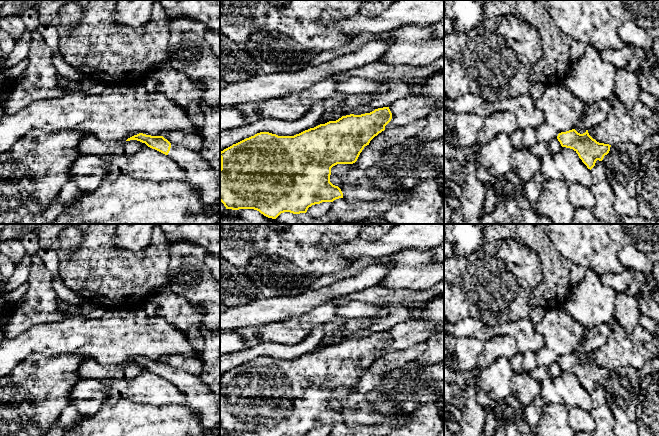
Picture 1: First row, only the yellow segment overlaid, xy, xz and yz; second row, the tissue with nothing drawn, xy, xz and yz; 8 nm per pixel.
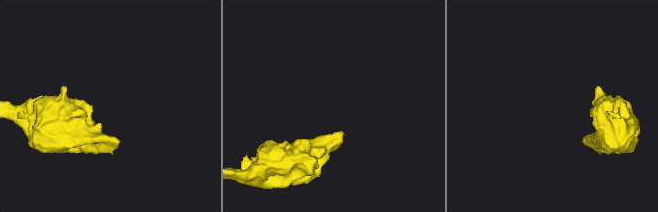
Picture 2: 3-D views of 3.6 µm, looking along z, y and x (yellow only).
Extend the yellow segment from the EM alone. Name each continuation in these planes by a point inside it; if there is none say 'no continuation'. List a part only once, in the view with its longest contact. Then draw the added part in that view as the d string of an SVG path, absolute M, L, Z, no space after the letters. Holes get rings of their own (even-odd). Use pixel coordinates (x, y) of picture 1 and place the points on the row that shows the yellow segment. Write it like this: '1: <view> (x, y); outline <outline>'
1: xy (200, 175); outline M171 144L167 156L186 172L185 181L199 192L206 205L220 206L220 178L200 152Z

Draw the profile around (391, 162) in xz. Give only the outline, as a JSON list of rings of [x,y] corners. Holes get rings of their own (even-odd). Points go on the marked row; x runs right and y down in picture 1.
[[[444,137],[433,142],[409,141],[386,150],[380,163],[368,171],[377,188],[390,190],[401,186],[411,189],[421,180],[437,178],[444,170]]]

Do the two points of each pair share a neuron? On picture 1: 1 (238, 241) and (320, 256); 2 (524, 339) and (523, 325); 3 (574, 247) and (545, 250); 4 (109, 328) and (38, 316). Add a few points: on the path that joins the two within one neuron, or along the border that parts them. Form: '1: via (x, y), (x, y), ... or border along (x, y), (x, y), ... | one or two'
1: via (258, 241), (295, 241), (300, 246) | one
2: via (526, 336), (523, 328) | one
3: border along (547, 234), (554, 246), (571, 263) | two
4: border along (67, 315), (54, 322), (36, 325) | two

